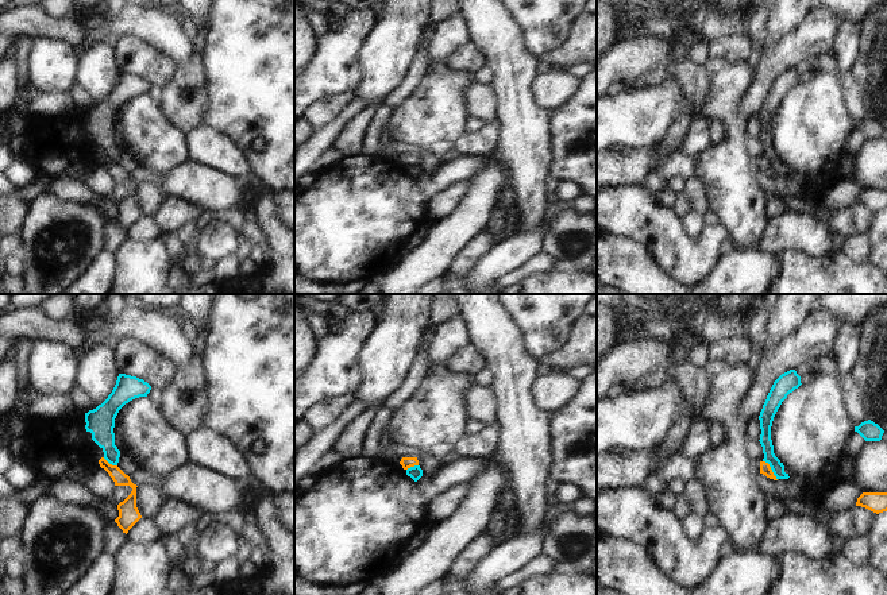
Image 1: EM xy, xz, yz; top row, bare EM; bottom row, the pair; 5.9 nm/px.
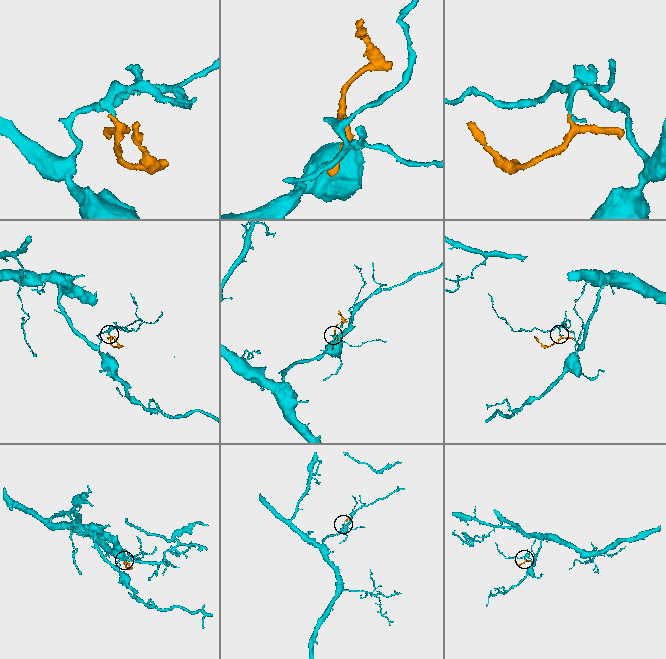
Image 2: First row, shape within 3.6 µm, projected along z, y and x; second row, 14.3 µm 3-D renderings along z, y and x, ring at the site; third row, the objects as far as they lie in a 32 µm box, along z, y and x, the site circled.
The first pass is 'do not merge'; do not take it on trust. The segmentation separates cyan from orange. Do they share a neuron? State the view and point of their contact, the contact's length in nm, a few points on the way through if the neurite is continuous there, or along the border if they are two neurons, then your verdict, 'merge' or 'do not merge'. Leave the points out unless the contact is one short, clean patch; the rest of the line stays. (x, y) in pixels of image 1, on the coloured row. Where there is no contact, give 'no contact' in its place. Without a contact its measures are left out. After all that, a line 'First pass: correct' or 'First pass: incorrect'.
yz (771, 468) | 150 nm | along yz (763, 460), (768, 464), (776, 479) | do not merge
First pass: correct

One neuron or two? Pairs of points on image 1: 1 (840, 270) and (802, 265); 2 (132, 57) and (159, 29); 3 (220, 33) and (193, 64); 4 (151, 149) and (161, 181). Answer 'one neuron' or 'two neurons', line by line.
1: one neuron
2: two neurons
3: two neurons
4: two neurons

